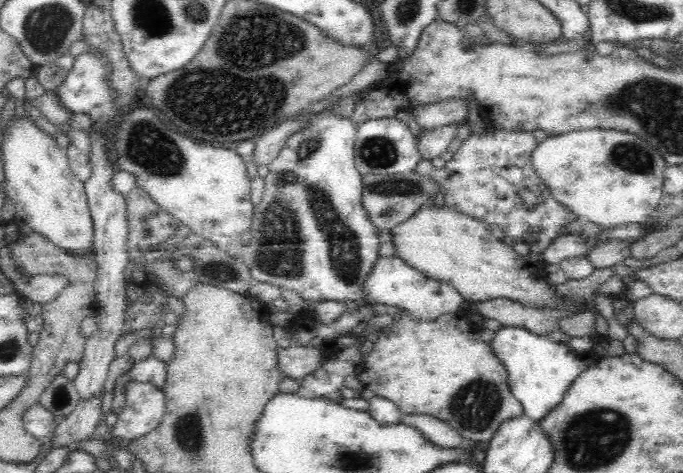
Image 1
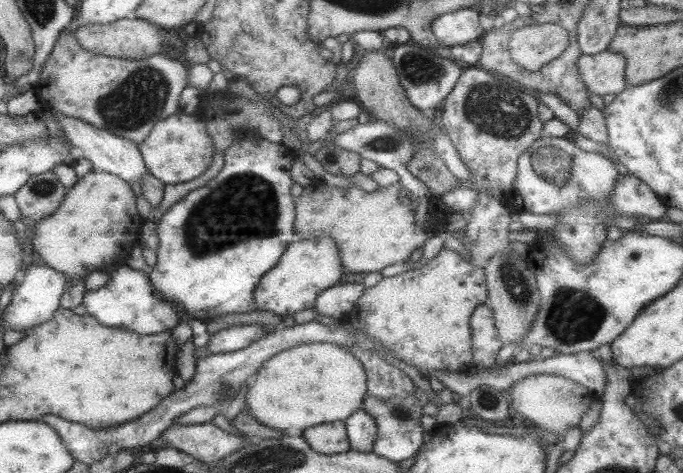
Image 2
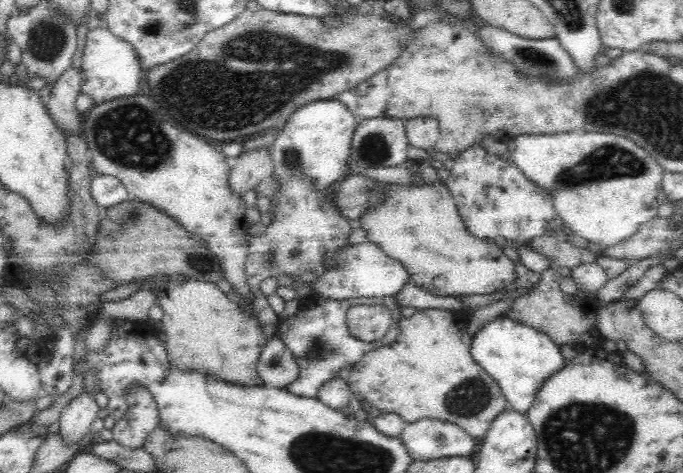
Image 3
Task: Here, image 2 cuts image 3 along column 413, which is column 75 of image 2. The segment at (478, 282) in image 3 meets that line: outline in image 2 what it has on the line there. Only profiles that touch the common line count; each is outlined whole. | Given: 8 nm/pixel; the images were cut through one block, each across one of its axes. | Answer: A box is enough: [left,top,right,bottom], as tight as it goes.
[28,171,146,283]

